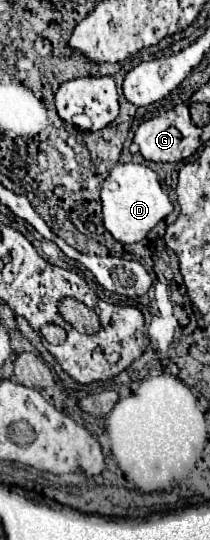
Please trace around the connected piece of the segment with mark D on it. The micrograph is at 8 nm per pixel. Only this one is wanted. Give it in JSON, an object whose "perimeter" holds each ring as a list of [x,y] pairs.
{"perimeter":[[[134,162],[116,164],[108,172],[108,178],[102,184],[100,200],[106,230],[124,244],[140,242],[160,220],[164,220],[172,212],[172,202],[162,190],[158,174],[152,168]]]}

